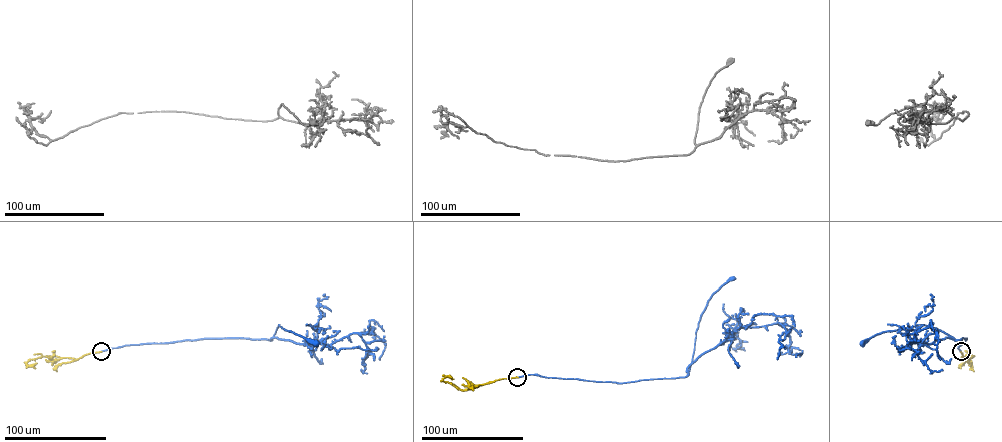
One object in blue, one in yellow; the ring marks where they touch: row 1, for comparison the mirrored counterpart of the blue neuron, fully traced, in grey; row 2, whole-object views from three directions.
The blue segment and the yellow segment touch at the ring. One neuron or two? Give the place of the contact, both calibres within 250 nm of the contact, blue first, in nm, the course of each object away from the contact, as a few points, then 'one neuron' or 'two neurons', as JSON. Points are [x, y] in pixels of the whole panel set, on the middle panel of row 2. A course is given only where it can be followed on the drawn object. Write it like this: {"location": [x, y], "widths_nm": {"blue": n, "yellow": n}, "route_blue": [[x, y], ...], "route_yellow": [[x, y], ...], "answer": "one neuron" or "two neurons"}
{"location": [517, 377], "widths_nm": {"blue": 220, "yellow": 320}, "route_blue": [[517, 377], [534, 374], [621, 383], [686, 377], [701, 314], [713, 293], [732, 278]], "route_yellow": [[517, 377], [462, 390], [442, 379], [449, 376], [453, 379]], "answer": "two neurons"}

